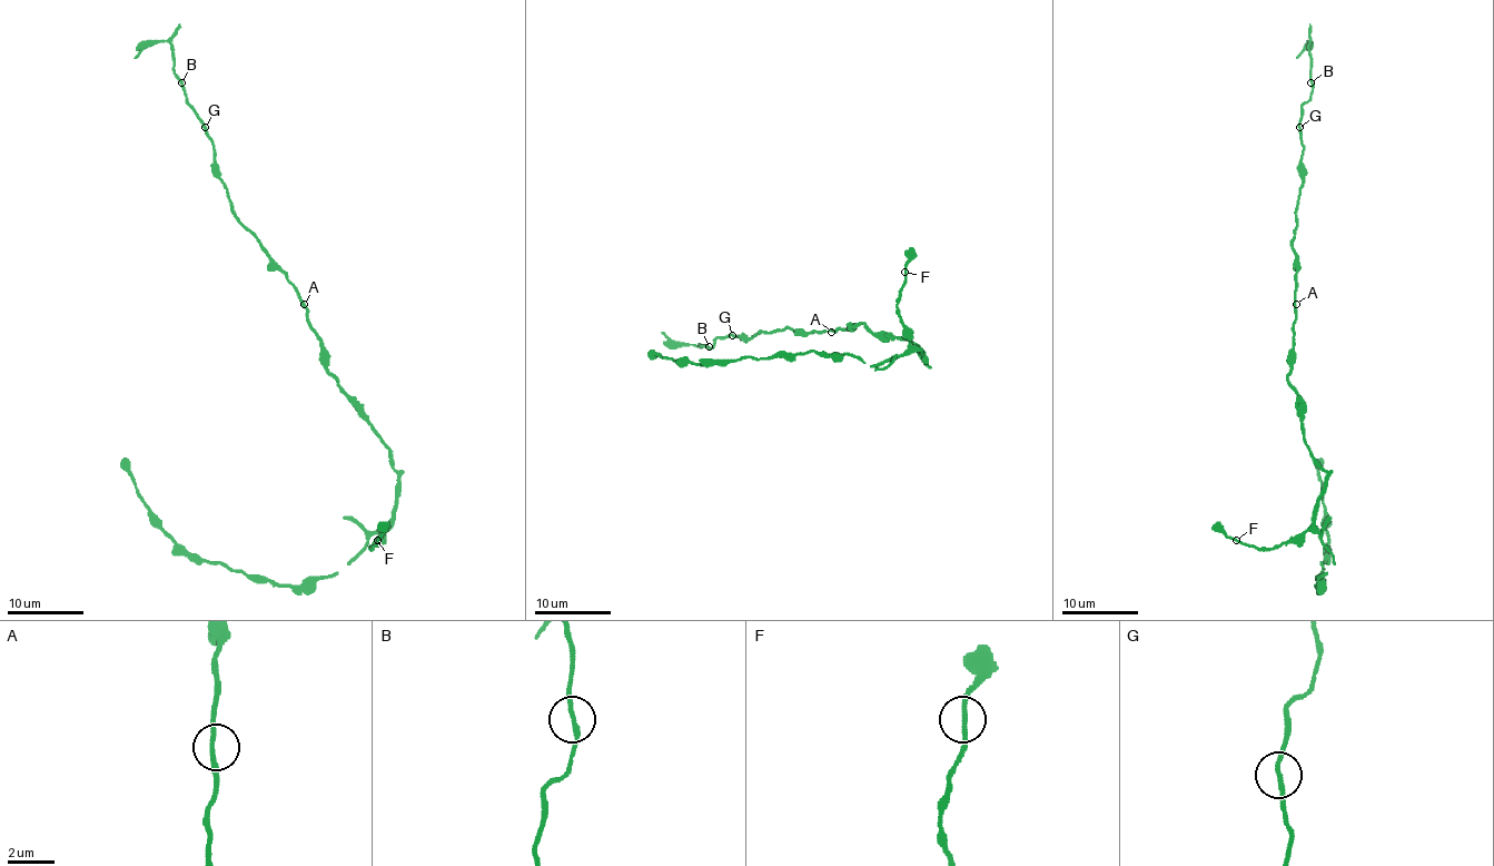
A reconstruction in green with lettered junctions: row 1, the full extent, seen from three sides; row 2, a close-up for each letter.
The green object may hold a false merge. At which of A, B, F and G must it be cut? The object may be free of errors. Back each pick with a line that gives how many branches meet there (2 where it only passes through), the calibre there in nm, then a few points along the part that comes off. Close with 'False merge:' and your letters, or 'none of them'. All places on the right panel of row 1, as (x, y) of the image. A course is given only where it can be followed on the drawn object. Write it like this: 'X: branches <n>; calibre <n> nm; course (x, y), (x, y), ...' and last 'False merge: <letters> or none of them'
False merge: none of them

